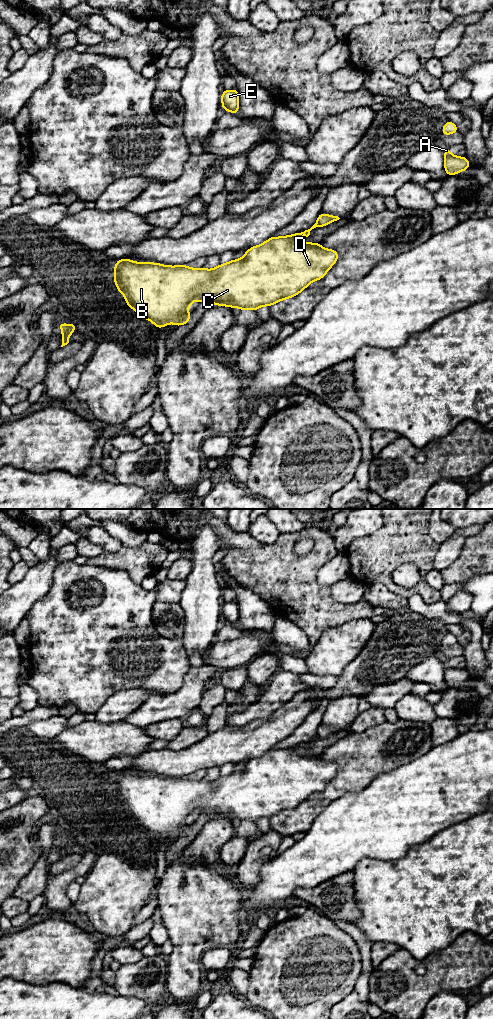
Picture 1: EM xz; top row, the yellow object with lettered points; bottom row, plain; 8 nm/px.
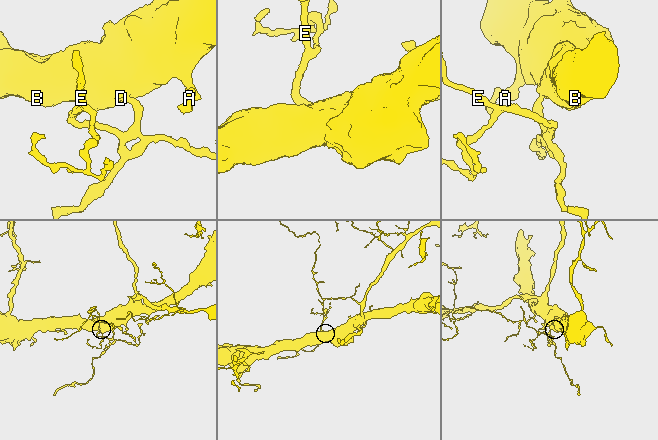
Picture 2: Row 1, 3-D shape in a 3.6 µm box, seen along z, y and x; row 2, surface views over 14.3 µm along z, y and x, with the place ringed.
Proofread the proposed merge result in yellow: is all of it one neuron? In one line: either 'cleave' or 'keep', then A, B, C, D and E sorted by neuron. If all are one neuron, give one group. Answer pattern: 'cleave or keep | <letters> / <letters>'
keep | A B C D E

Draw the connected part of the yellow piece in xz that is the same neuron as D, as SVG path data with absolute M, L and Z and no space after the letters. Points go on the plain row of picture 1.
M320 725L318 730L317 730L317 734L310 741L302 743L302 744L298 744L296 746L292 746L289 748L283 748L283 749L274 749L273 748L273 749L269 750L267 753L265 753L264 755L262 755L261 757L252 758L249 762L246 763L246 765L244 766L244 768L241 771L239 771L239 772L232 771L230 774L225 775L225 776L220 776L216 780L210 781L210 782L205 781L203 779L201 779L199 781L194 781L194 780L188 779L187 777L167 778L167 777L162 777L159 775L152 775L152 774L151 775L149 775L149 774L138 775L135 773L131 773L127 770L121 771L121 772L118 772L117 774L115 774L114 794L115 794L115 797L118 801L118 803L124 807L127 817L131 821L134 821L136 823L136 825L138 825L141 829L153 834L156 840L165 839L169 835L174 835L176 837L176 839L178 839L180 837L183 837L183 836L190 834L190 826L191 825L187 821L188 821L189 817L192 816L196 811L199 812L199 816L201 816L202 814L212 812L214 815L211 819L217 818L217 817L223 817L223 818L227 818L230 821L232 818L234 818L234 819L238 820L240 823L242 821L249 821L251 823L256 823L260 818L270 819L276 814L279 814L281 812L285 812L288 810L292 810L292 809L298 807L302 802L307 800L307 798L310 795L312 795L315 792L320 792L326 787L327 783L338 772L338 769L339 769L338 764L336 762L324 761L321 758L321 755L301 755L298 752L298 750L300 748L308 749L310 747L310 743L312 741L314 741L316 739L326 738L327 736L330 736L334 733L339 732L339 731L340 730L338 728L335 728L335 727L327 727L327 726Z

